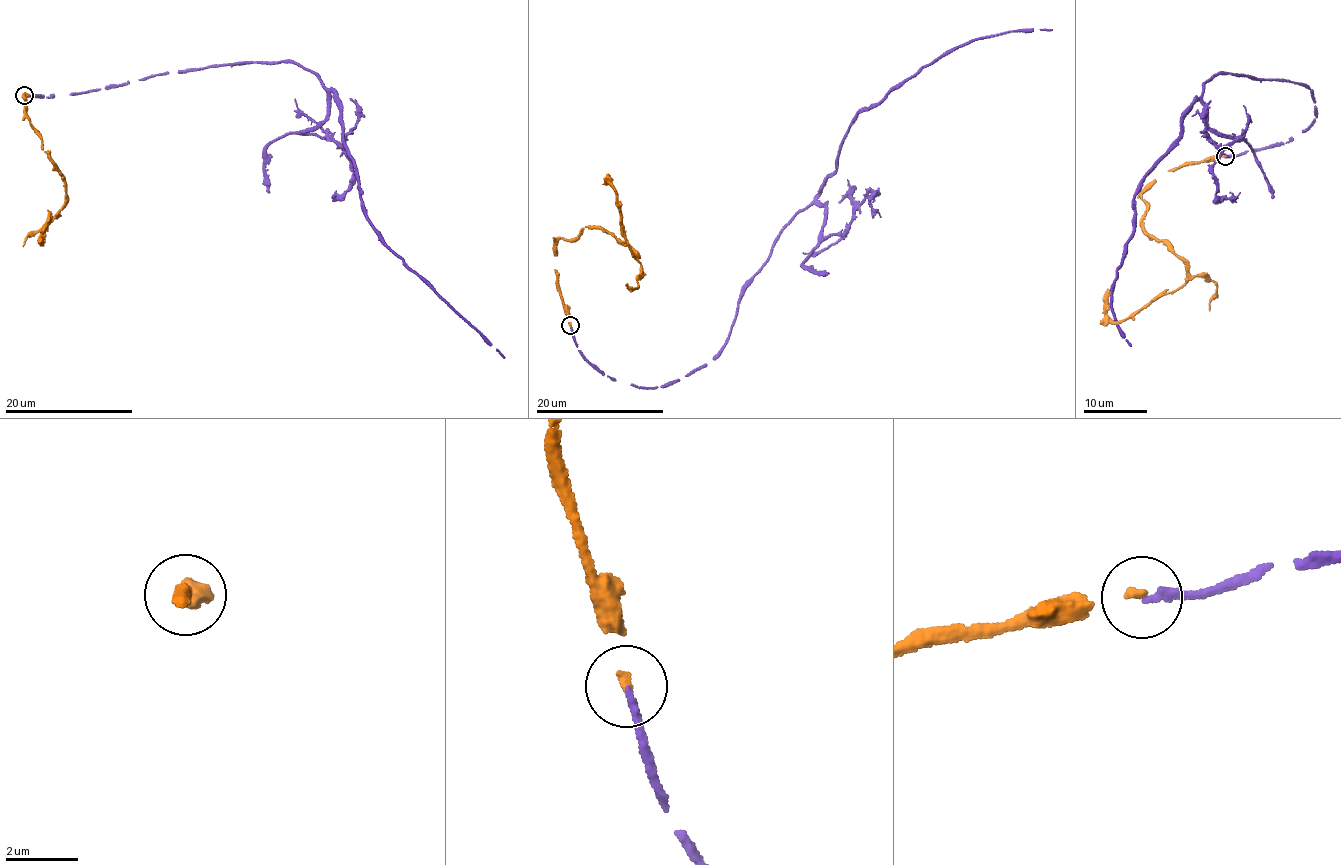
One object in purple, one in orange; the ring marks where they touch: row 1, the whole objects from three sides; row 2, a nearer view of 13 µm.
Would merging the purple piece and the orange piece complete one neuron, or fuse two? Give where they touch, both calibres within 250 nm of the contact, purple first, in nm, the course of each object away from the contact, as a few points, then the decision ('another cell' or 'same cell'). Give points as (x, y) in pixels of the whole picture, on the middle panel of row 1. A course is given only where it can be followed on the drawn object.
at (570, 325); 220 nm thick on the purple side, 180 nm on the other; purple runs (570, 325), (609, 378), (669, 386), (701, 369), (773, 241), (835, 174), (859, 112), (969, 42), (1051, 30); orange runs (570, 325), (555, 271), (558, 239), (596, 226), (636, 256), (615, 191), (602, 184); same cell

